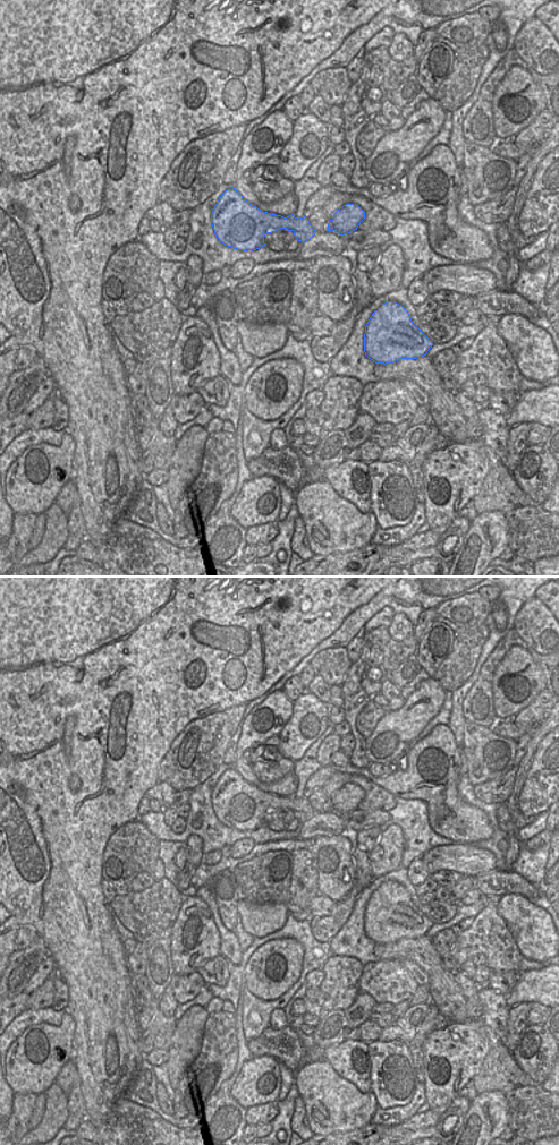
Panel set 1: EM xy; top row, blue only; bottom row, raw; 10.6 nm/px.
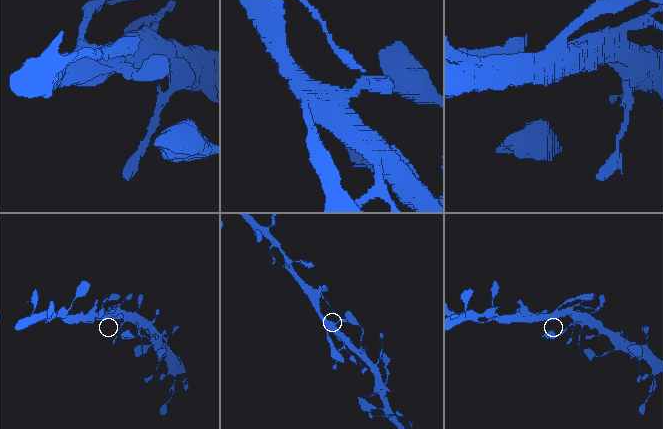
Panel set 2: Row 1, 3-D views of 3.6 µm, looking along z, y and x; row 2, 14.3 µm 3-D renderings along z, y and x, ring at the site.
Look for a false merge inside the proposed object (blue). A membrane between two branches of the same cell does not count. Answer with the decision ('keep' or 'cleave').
keep

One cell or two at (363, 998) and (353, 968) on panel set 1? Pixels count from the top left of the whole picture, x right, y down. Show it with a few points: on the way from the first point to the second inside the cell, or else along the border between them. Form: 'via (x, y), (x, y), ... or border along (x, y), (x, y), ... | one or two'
border along (361, 991), (355, 1000), (345, 1009) | two

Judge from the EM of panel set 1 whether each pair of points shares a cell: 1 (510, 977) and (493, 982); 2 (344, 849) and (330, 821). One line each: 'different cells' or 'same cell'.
1: same cell
2: different cells

